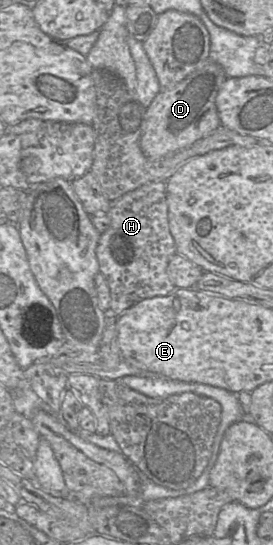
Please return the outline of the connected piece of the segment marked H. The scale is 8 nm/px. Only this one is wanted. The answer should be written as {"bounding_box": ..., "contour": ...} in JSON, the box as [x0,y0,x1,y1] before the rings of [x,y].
{"bounding_box":[96,182,177,316],"contour":[[[166,182],[146,183],[124,194],[112,202],[107,214],[110,217],[110,226],[100,236],[96,257],[99,263],[99,272],[104,275],[110,288],[110,313],[120,316],[144,299],[167,296],[176,289],[167,274],[168,263],[171,257],[177,253],[177,248],[169,229]]]}

